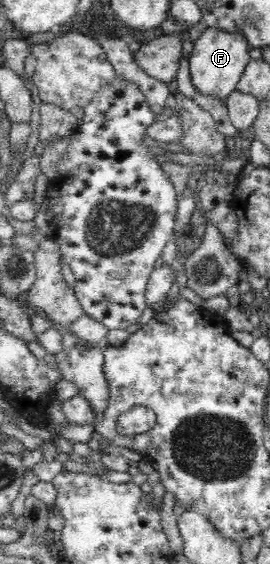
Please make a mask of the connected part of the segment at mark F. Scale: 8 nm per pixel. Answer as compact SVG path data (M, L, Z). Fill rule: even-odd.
M207 26L194 42L194 48L188 58L189 74L195 87L203 94L226 99L231 92L238 90L239 80L243 78L242 74L247 70L247 64L252 60L251 48L245 31L239 29L228 31Z

